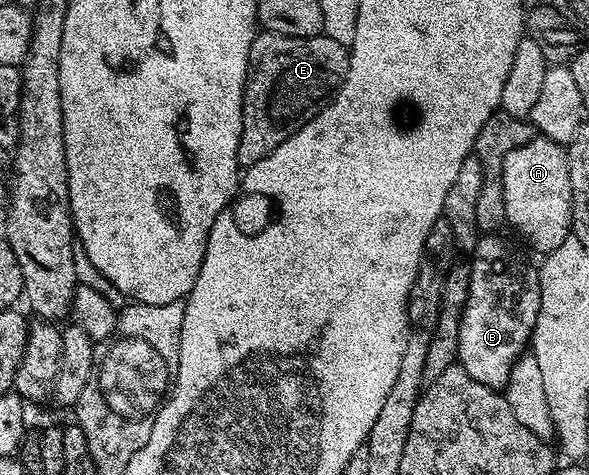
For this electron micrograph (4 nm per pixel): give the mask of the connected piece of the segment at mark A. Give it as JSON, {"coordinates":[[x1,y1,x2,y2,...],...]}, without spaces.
{"coordinates":[[542,135,534,136,527,145,520,146,507,153,504,158,503,173,504,213,508,226,512,226,518,235,537,253,554,254,558,247,572,234,571,217,571,179,569,158,566,148]]}

